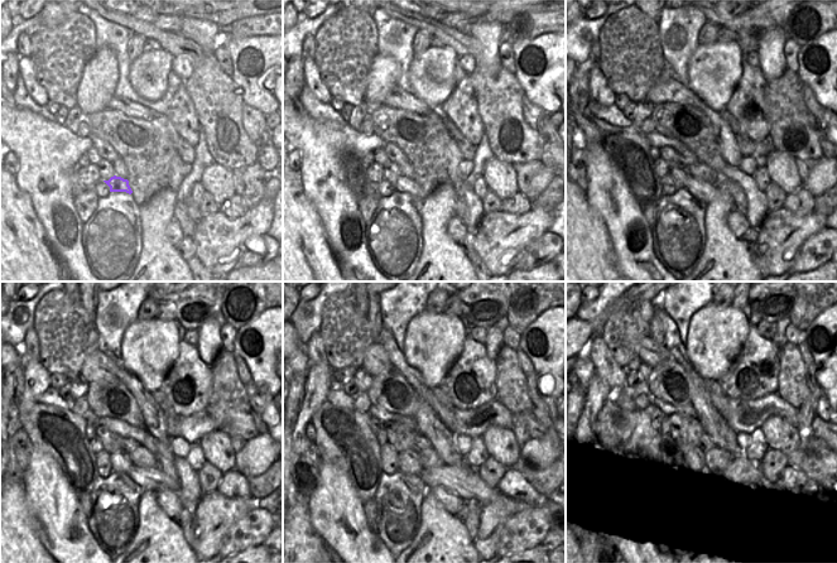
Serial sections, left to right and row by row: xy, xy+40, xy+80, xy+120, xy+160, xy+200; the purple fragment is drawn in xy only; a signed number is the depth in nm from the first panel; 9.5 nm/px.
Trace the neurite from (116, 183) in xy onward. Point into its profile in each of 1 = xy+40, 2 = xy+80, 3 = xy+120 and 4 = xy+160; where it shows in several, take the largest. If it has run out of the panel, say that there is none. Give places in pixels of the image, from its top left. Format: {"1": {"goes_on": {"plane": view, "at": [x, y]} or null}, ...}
{"1": {"goes_on": {"plane": "xy+40", "at": [403, 183]}}, "2": {"goes_on": {"plane": "xy+80", "at": [703, 191]}}, "3": {"goes_on": {"plane": "xy+120", "at": [149, 479]}}, "4": {"goes_on": {"plane": "xy+160", "at": [451, 477]}}}

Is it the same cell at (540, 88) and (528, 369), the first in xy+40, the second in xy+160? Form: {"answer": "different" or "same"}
{"answer": "different"}

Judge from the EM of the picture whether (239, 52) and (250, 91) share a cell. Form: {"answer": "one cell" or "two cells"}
{"answer": "one cell"}

